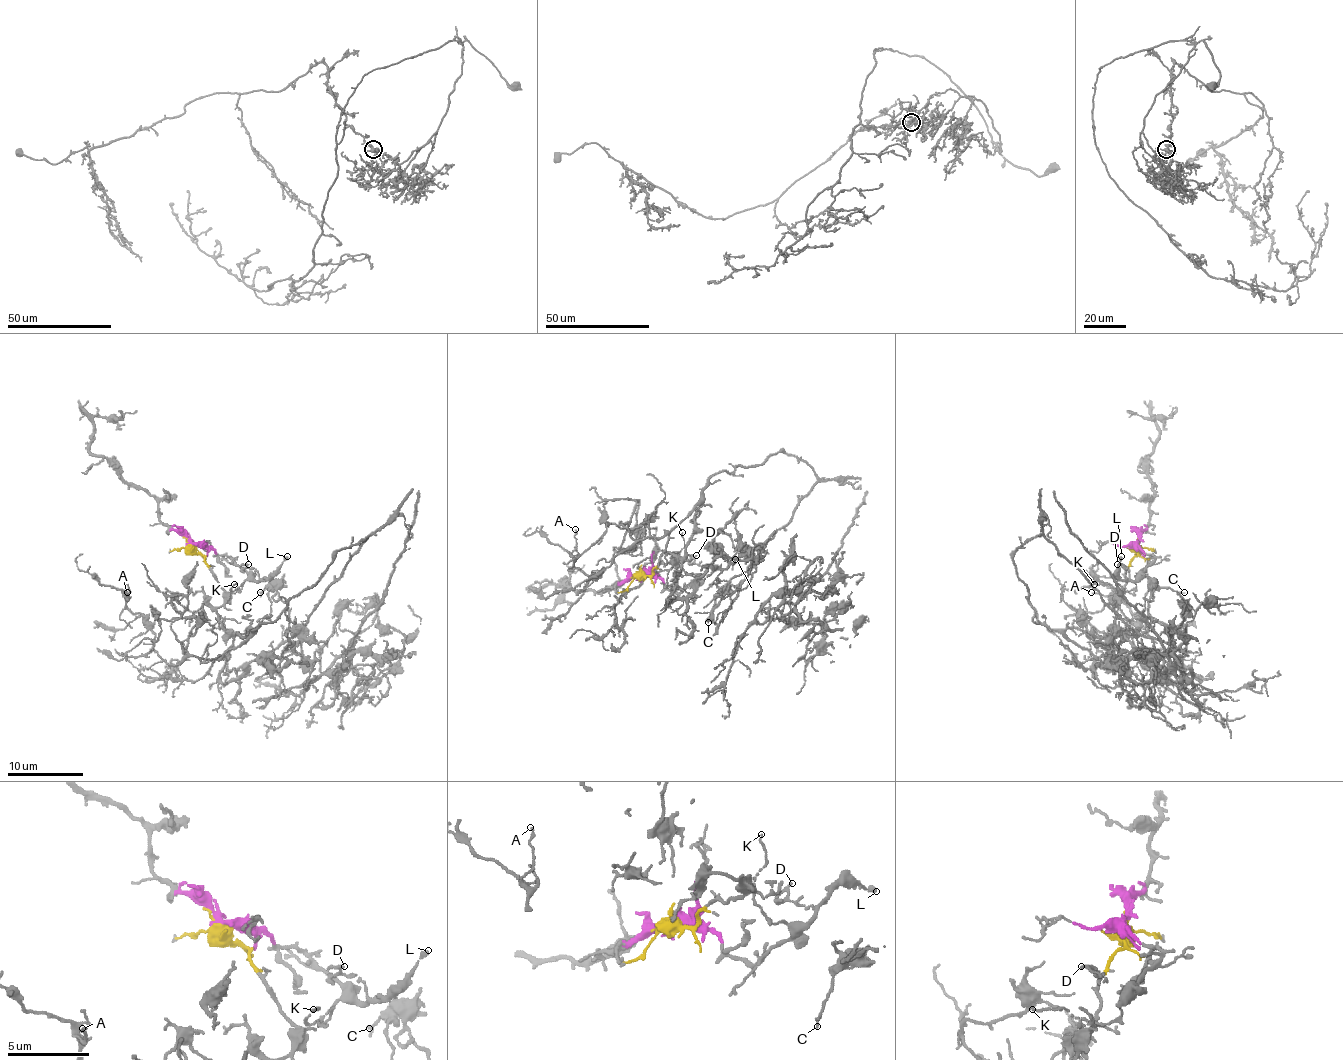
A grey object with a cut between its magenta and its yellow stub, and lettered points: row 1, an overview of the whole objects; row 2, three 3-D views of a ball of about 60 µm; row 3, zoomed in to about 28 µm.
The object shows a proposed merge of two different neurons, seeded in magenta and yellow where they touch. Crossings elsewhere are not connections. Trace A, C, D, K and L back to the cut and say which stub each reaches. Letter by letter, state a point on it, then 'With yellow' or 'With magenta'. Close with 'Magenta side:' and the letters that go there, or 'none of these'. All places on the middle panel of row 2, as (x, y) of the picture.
A: Place: (575, 529). With yellow
C: Place: (708, 622). With yellow
D: Place: (696, 555). With magenta
K: Place: (682, 532). With magenta
L: Place: (735, 559). With magenta
Magenta side: D, K, L

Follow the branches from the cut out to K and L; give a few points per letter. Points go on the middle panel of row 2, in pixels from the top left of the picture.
K: (641, 573), (652, 571), (677, 592), (688, 586), (696, 578), (679, 557), (684, 546), (683, 533)
L: (641, 573), (652, 571), (665, 586), (677, 592), (703, 573), (719, 556), (736, 559)

